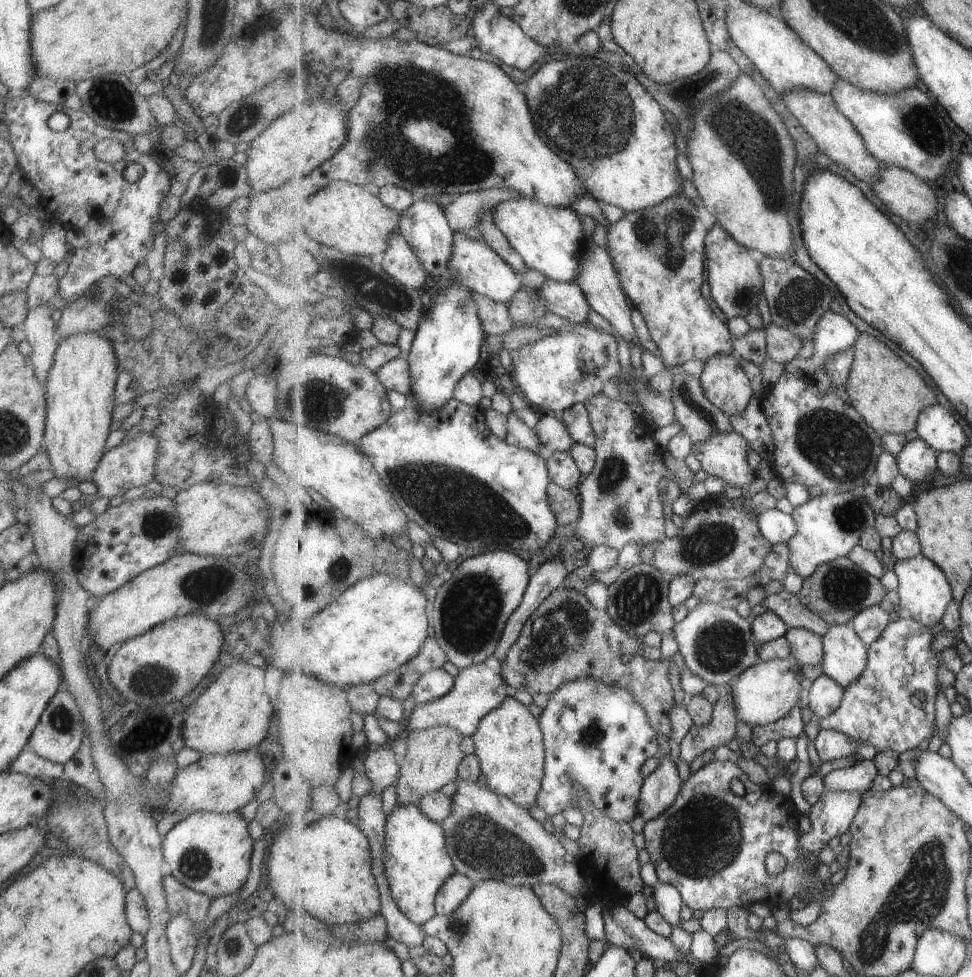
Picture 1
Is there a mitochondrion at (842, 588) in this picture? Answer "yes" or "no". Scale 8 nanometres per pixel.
yes

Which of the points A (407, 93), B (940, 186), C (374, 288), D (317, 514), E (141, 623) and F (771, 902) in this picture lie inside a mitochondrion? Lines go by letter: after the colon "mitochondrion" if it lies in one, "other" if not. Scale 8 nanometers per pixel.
A: mitochondrion
B: other
C: mitochondrion
D: other
E: other
F: other

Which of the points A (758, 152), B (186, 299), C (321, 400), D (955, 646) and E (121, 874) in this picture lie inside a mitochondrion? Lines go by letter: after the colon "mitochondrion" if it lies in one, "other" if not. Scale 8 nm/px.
A: mitochondrion
B: other
C: mitochondrion
D: other
E: other

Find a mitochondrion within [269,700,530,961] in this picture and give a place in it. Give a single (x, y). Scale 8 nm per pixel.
(457, 928)

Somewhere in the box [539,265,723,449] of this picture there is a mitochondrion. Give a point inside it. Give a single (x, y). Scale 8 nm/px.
(699, 411)

